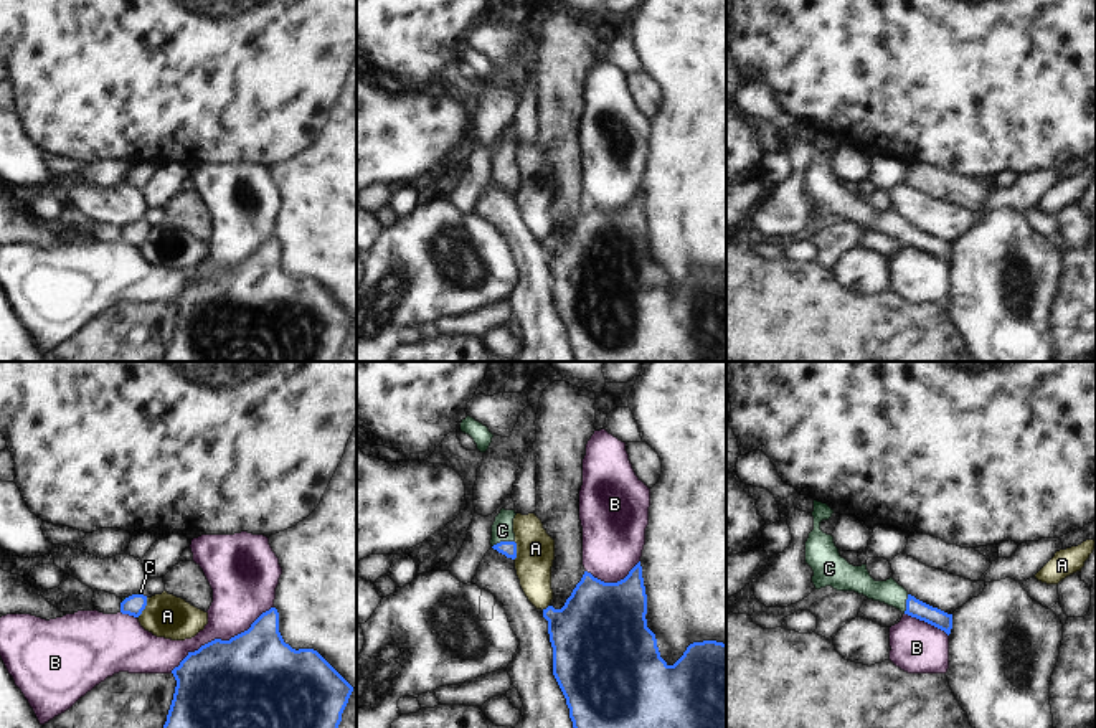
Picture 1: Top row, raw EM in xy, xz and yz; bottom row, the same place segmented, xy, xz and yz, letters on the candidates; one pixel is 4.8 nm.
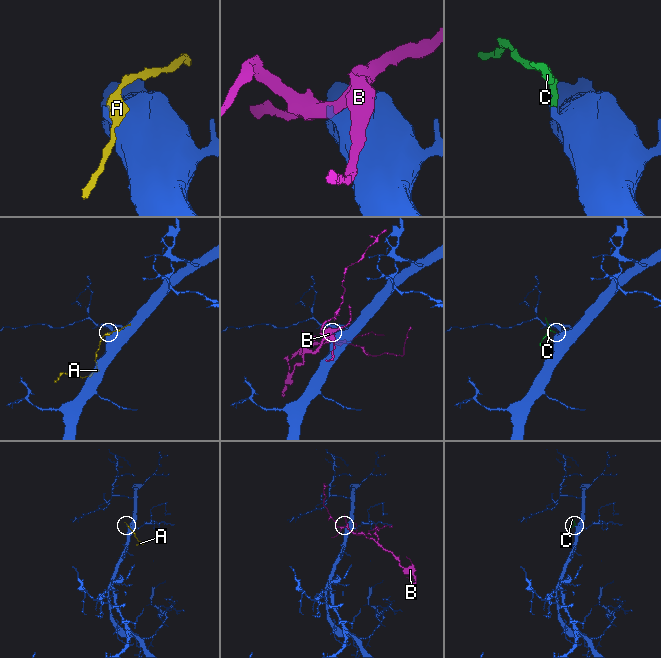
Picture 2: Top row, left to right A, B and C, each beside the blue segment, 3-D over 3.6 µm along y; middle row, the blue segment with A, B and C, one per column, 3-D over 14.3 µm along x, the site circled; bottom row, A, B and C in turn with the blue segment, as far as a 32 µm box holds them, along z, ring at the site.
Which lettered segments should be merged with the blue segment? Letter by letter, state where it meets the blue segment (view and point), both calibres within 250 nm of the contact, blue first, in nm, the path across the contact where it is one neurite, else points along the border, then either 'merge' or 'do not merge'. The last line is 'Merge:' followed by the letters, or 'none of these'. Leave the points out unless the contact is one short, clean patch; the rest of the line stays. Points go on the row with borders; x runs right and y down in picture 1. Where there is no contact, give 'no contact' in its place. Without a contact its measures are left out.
A: meets blue in xy at (144, 608); 100 nm thick on the blue side, 220 nm on the other; border along xy (147, 598), (147, 605), (137, 618); do not merge
B: meets blue in xy at (220, 639); 460 nm thick on the blue side, 280 nm on the other; do not merge
C: meets blue in xz at (502, 542); 80 nm thick on the blue side, 110 nm on the other; runs through xz (509, 548), (502, 542), (502, 530); merge
Merge: C

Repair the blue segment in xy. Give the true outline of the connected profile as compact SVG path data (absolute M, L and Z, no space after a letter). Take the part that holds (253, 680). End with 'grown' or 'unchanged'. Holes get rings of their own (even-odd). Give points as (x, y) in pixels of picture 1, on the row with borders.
M276 607L229 641L201 645L172 670L177 687L163 728L338 728L353 687L314 649L292 649L279 632Z; unchanged

